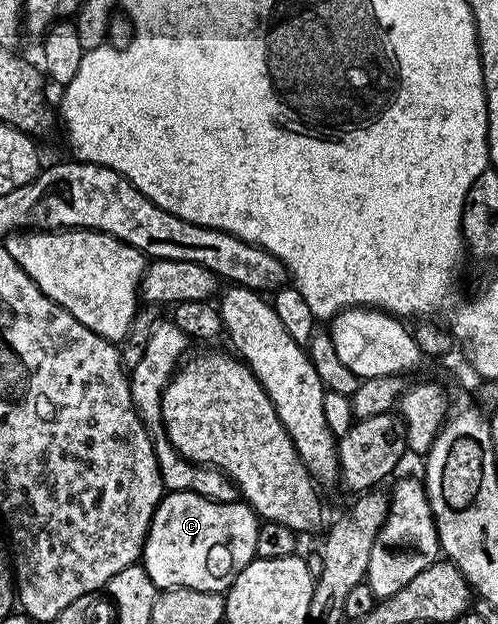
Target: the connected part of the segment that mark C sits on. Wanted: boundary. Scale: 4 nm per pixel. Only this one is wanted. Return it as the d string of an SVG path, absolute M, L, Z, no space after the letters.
M172 490L164 493L155 515L151 517L151 526L147 529L147 539L143 542L141 564L149 572L156 591L175 590L179 586L194 590L208 590L214 594L226 592L233 580L255 559L257 532L260 517L247 505L246 501L214 502L212 498L201 496L197 492Z

